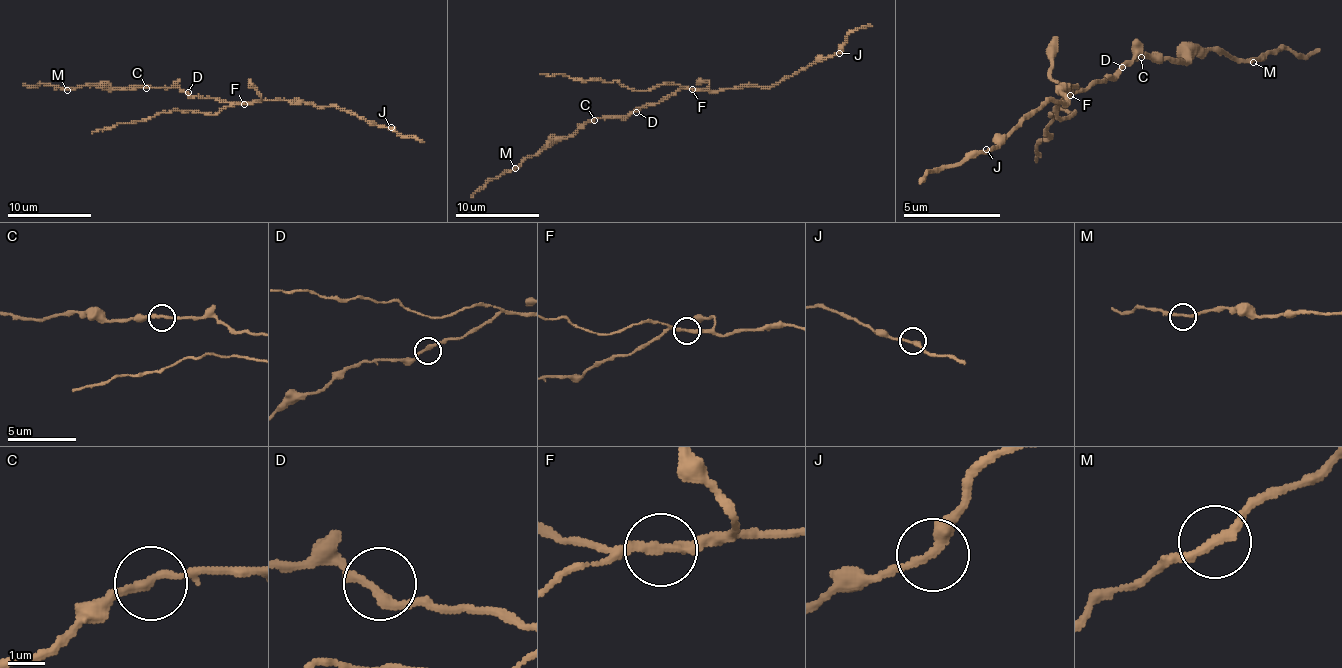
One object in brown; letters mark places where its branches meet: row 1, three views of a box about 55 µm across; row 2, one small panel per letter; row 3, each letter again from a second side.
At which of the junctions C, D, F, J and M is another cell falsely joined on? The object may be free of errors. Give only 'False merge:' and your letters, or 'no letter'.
False merge: F

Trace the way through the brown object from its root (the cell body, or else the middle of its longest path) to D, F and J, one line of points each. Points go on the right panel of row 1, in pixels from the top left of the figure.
D: (1083, 86), (1103, 81), (1122, 67)
F: (1083, 86), (1069, 96)
J: (1083, 86), (1069, 96), (1073, 86), (1069, 86), (1064, 101), (1040, 106), (996, 149), (986, 149)

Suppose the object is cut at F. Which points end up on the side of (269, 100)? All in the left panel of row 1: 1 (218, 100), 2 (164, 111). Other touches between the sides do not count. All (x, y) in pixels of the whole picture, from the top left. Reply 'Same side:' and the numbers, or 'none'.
Same side: 1

